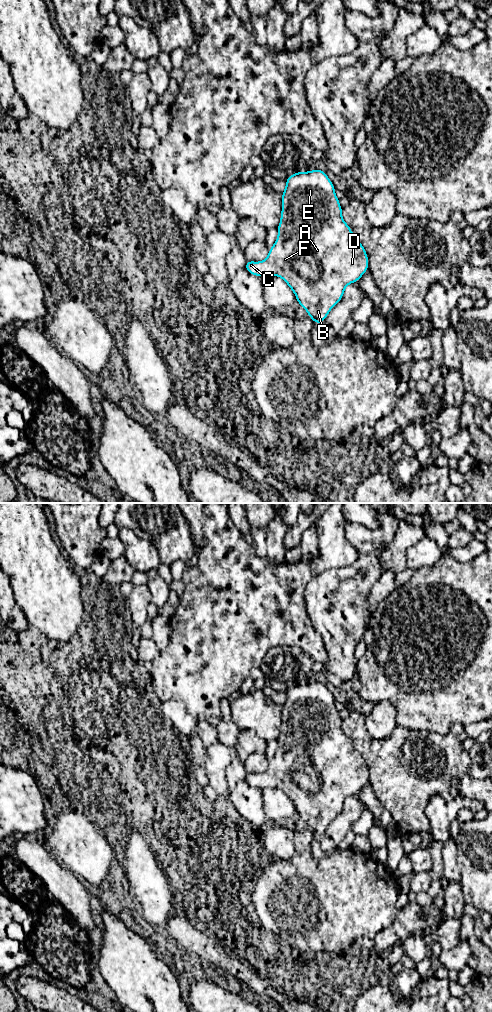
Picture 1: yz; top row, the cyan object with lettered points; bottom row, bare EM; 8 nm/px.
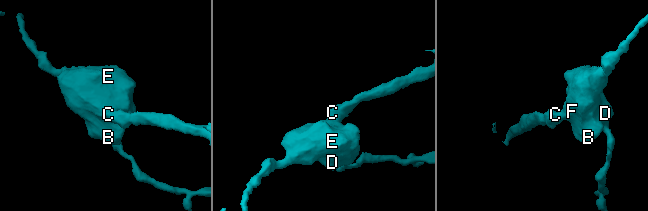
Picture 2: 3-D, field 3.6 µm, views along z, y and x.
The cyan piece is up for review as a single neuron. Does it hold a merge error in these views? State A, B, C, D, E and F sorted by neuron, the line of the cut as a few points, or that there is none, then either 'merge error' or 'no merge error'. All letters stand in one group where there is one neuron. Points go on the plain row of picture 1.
A B C D E F | no cut | no merge error

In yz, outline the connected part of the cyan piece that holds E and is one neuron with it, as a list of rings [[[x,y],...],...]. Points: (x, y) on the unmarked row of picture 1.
[[[315,680],[313,683],[307,684],[296,684],[290,687],[286,692],[286,700],[282,704],[282,724],[280,727],[281,734],[279,735],[278,749],[274,757],[269,761],[268,768],[264,773],[254,774],[246,773],[245,781],[254,788],[278,788],[281,789],[286,796],[291,800],[296,808],[296,813],[299,814],[300,818],[303,819],[309,829],[318,837],[322,835],[331,821],[340,814],[343,809],[345,800],[347,797],[357,794],[363,788],[363,786],[368,782],[369,772],[366,766],[366,762],[360,753],[354,748],[354,745],[351,743],[349,737],[342,730],[342,719],[340,718],[339,711],[336,709],[334,696],[328,690],[326,685],[322,682]]]

